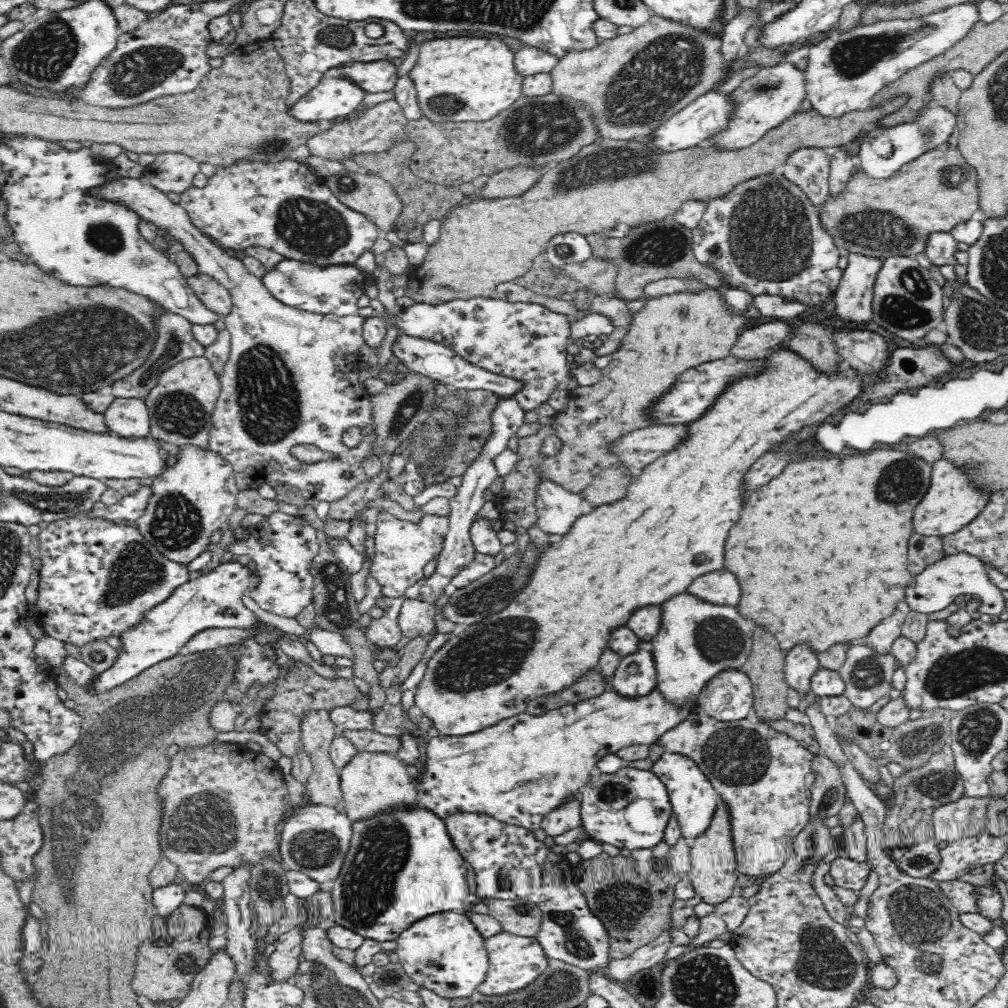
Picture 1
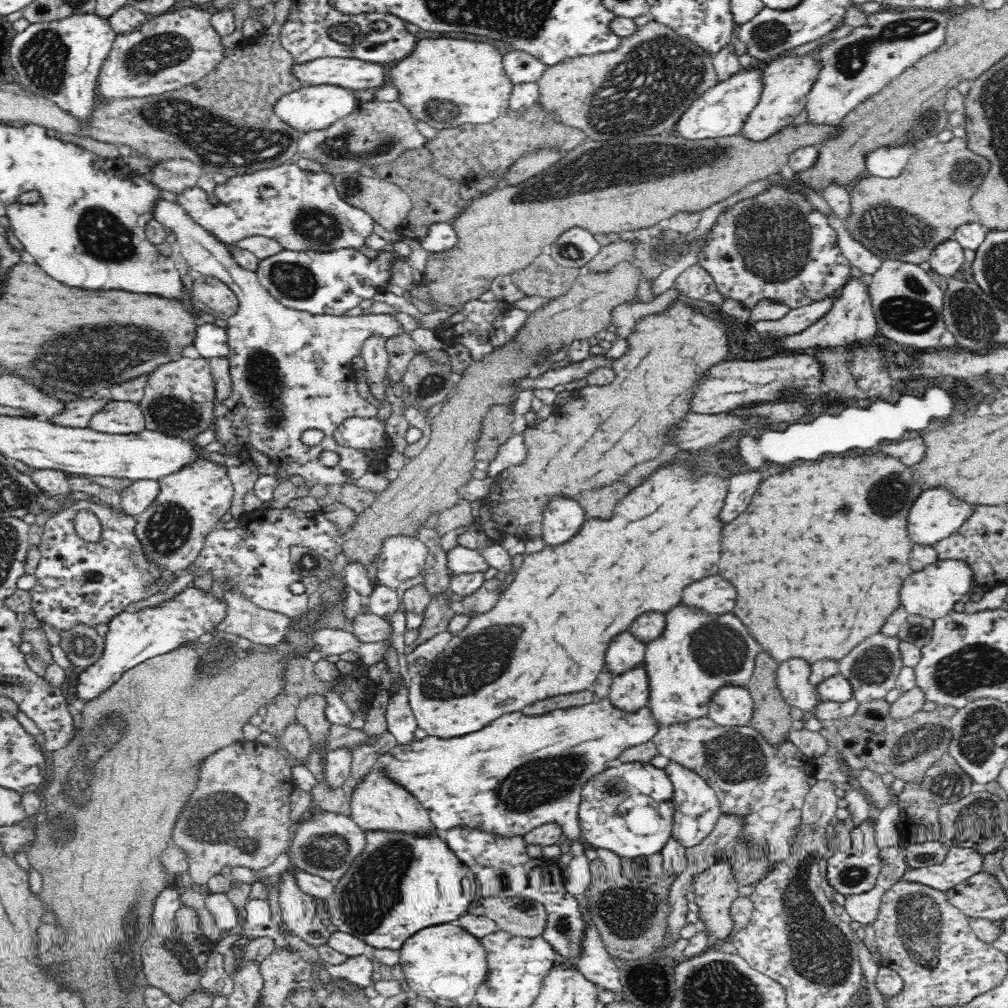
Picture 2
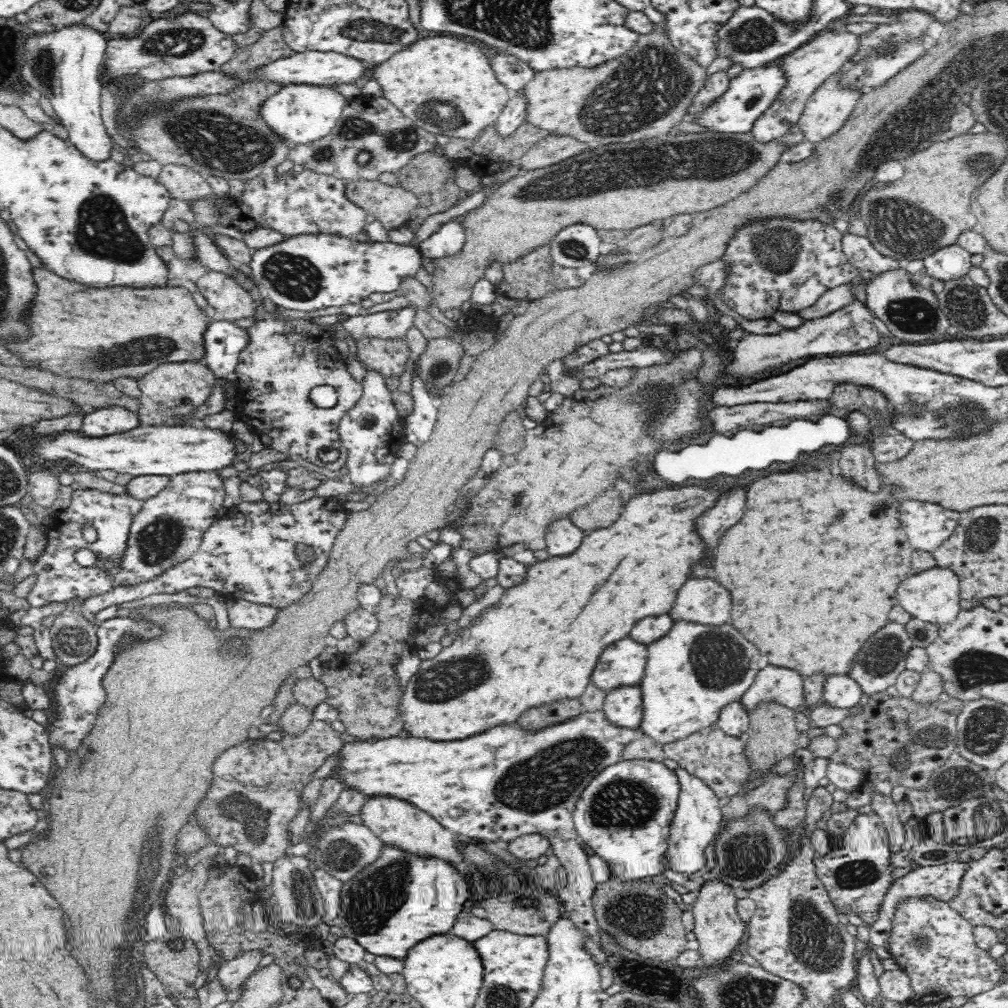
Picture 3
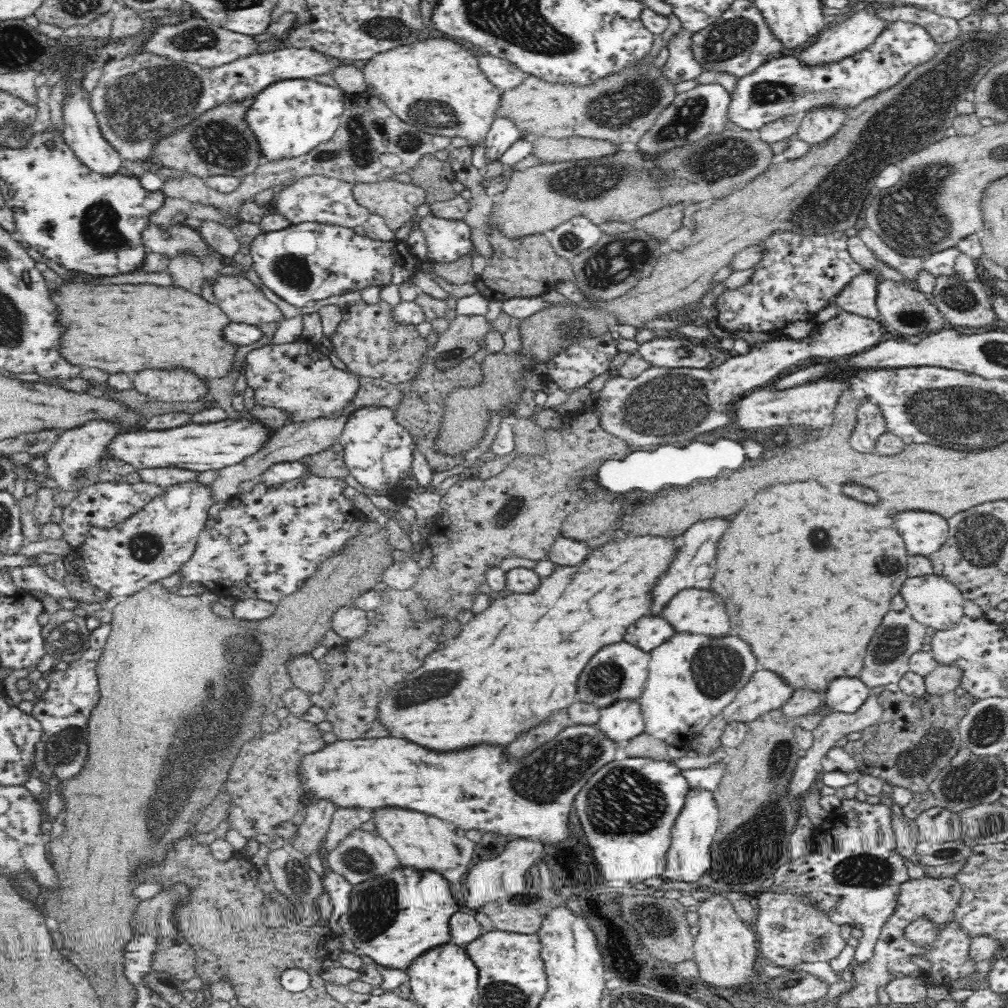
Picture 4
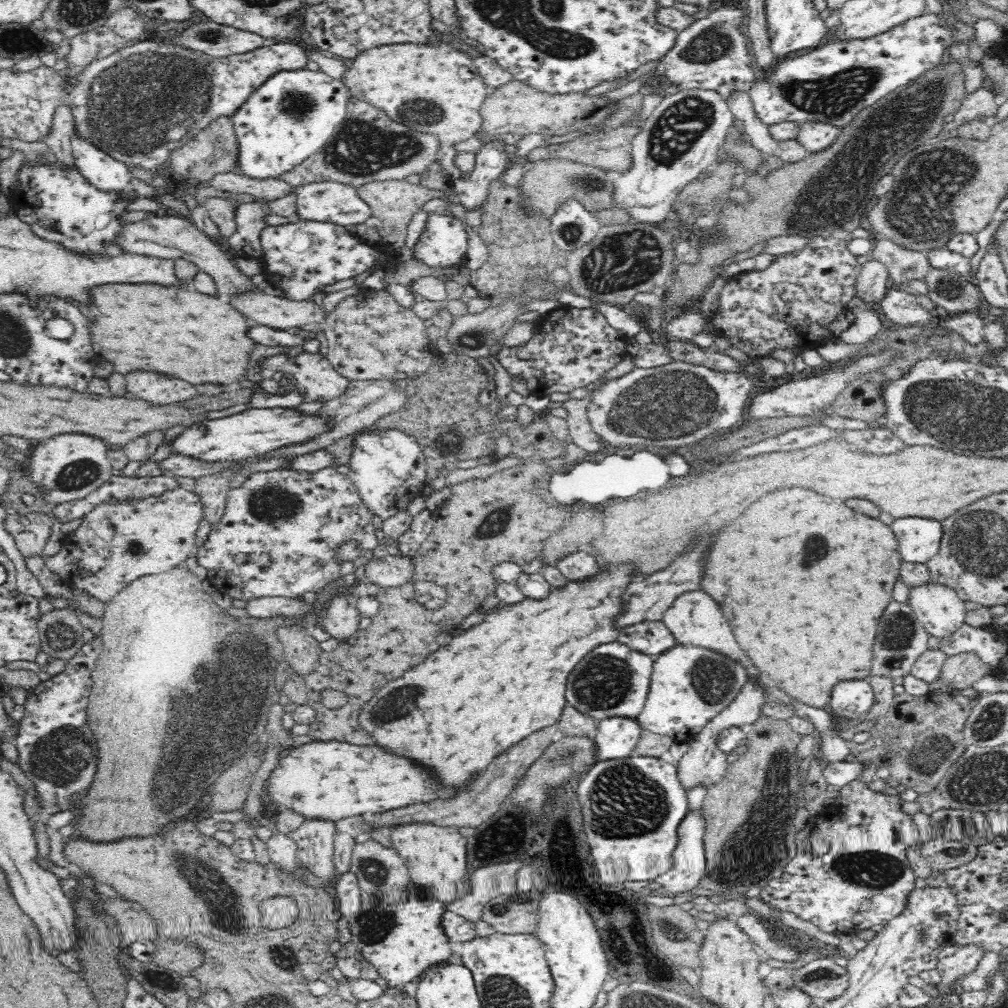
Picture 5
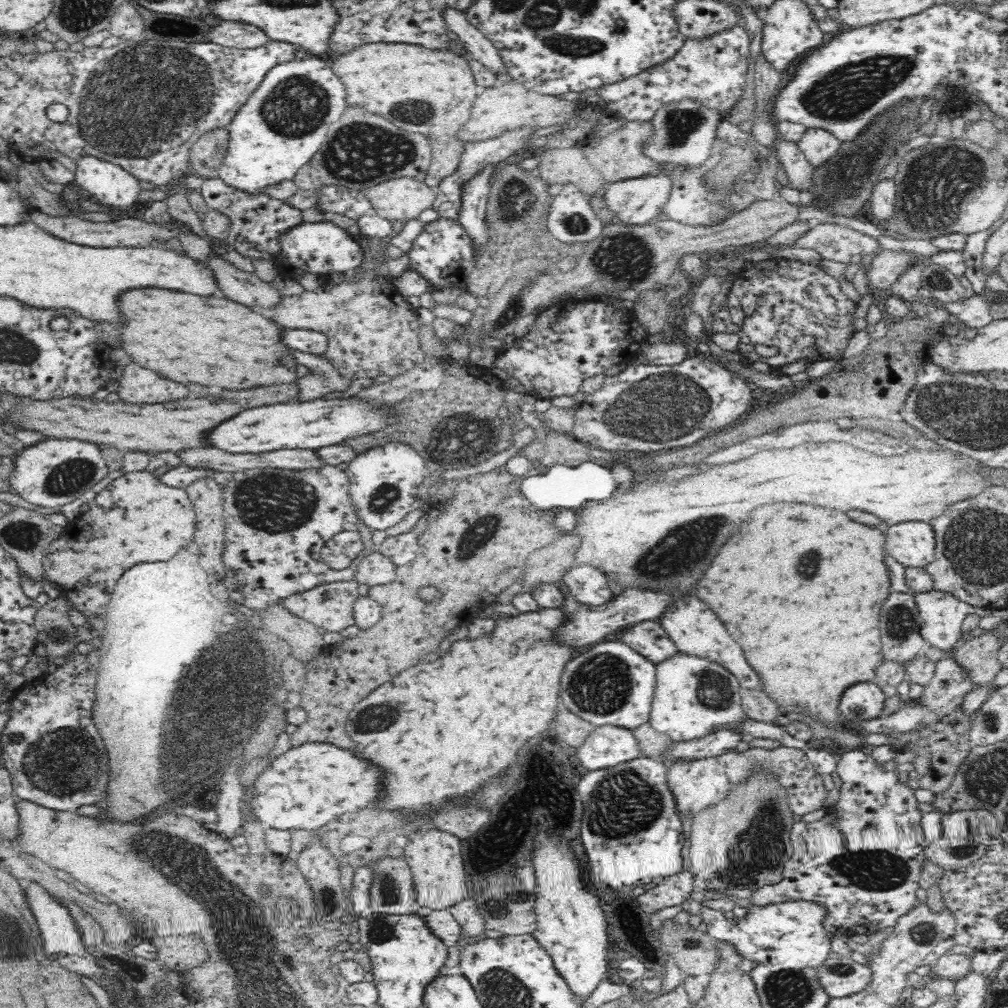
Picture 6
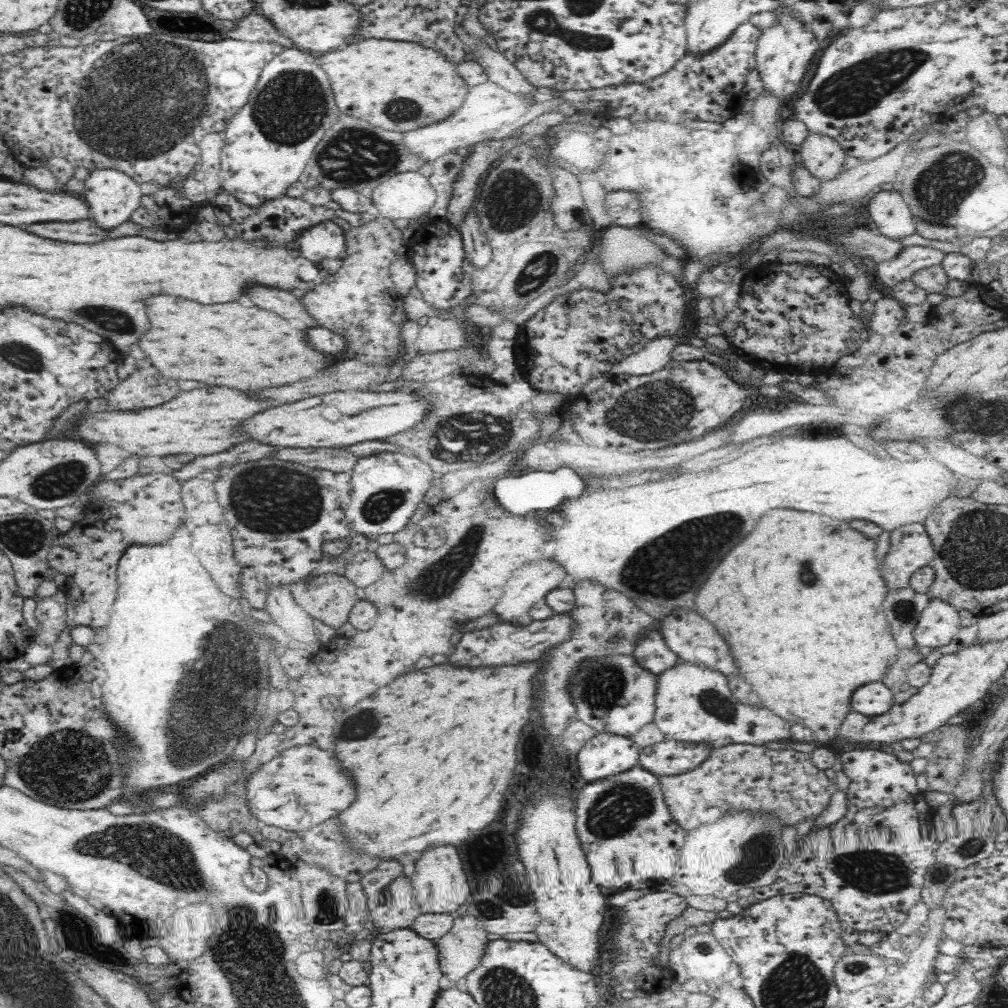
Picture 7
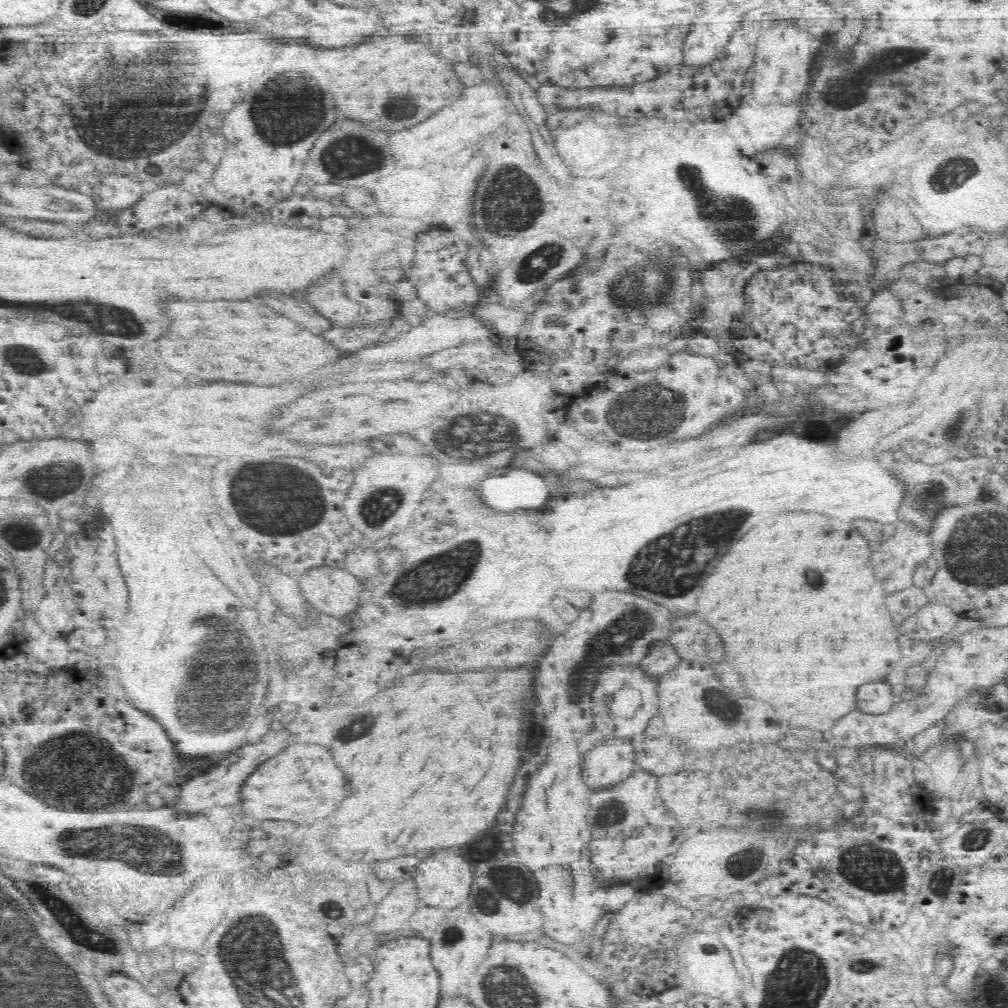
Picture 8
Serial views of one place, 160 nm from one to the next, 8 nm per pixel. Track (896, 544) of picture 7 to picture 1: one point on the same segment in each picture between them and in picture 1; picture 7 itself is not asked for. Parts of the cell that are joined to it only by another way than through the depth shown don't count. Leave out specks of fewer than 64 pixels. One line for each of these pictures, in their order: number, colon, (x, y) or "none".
1: (950, 503)
2: (934, 516)
3: (926, 525)
4: (924, 533)
5: (918, 539)
6: (912, 544)

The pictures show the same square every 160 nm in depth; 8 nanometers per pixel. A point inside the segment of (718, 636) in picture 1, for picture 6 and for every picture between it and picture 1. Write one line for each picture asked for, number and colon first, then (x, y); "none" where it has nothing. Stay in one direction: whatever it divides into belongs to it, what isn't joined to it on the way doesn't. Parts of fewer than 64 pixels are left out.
2: (697, 655)
3: (694, 672)
4: (691, 678)
5: (689, 686)
6: (694, 697)

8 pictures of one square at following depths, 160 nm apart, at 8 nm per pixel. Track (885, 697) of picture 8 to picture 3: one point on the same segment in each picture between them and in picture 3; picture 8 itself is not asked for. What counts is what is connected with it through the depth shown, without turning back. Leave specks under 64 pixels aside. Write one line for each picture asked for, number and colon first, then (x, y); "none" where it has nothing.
3: (841, 691)
4: (846, 695)
5: (852, 699)
6: (864, 701)
7: (873, 699)

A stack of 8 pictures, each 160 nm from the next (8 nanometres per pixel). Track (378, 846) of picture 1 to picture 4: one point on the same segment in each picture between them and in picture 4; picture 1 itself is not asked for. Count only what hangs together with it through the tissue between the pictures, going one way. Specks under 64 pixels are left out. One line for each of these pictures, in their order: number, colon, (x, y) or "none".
2: (401, 885)
3: (400, 901)
4: (393, 919)

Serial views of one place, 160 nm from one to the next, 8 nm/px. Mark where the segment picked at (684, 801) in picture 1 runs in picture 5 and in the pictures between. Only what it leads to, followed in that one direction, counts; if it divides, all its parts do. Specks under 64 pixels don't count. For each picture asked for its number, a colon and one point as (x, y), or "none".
2: (697, 808)
3: (698, 820)
4: (689, 857)
5: (690, 860)

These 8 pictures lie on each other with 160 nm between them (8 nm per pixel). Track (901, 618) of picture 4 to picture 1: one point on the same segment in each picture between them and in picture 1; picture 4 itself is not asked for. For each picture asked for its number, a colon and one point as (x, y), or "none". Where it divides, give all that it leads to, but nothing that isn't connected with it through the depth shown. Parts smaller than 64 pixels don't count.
1: (867, 673)
2: (872, 668)
3: (882, 658)

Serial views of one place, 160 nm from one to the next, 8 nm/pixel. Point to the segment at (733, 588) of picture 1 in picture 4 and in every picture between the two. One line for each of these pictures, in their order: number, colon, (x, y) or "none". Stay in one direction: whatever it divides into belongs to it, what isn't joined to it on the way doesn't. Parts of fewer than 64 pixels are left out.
2: (713, 595)
3: (703, 602)
4: (701, 612)

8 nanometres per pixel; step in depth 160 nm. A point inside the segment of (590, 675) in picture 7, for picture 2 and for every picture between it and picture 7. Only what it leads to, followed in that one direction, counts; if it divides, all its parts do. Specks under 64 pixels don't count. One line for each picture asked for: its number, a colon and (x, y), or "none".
2: (625, 653)
3: (623, 665)
4: (617, 672)
5: (612, 680)
6: (609, 685)

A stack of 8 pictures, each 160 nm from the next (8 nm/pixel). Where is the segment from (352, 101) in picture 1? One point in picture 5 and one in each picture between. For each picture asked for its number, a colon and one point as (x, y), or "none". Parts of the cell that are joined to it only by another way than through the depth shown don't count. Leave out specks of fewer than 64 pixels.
2: (309, 108)
3: (297, 114)
4: (290, 117)
5: (291, 116)

